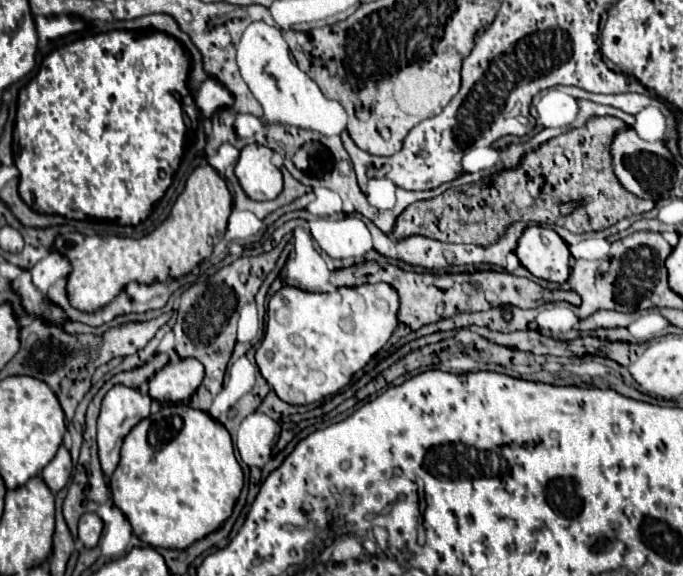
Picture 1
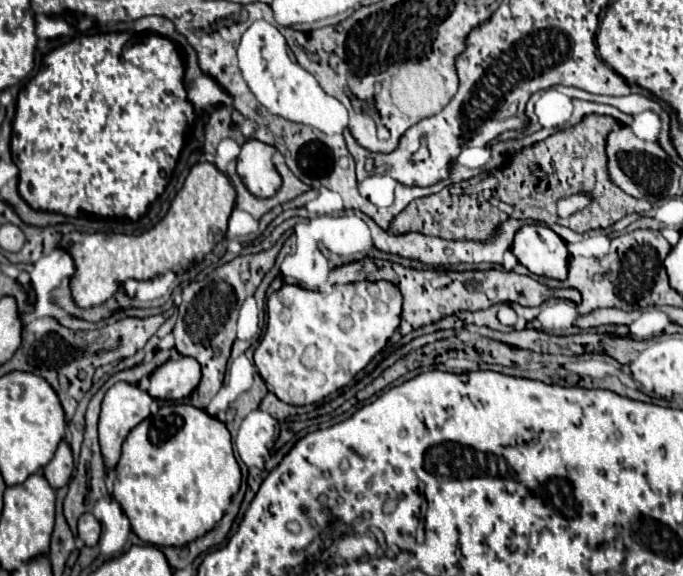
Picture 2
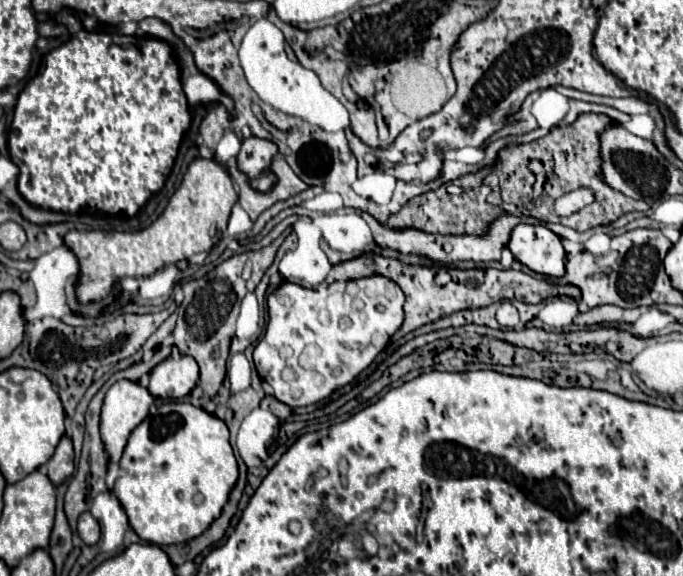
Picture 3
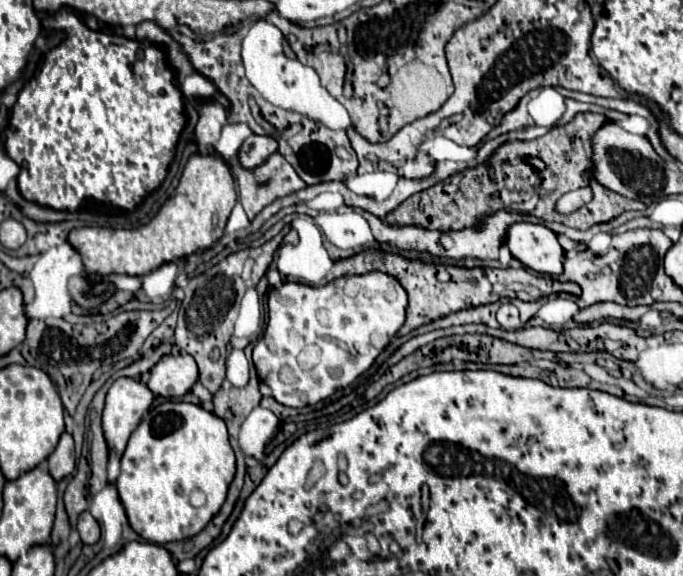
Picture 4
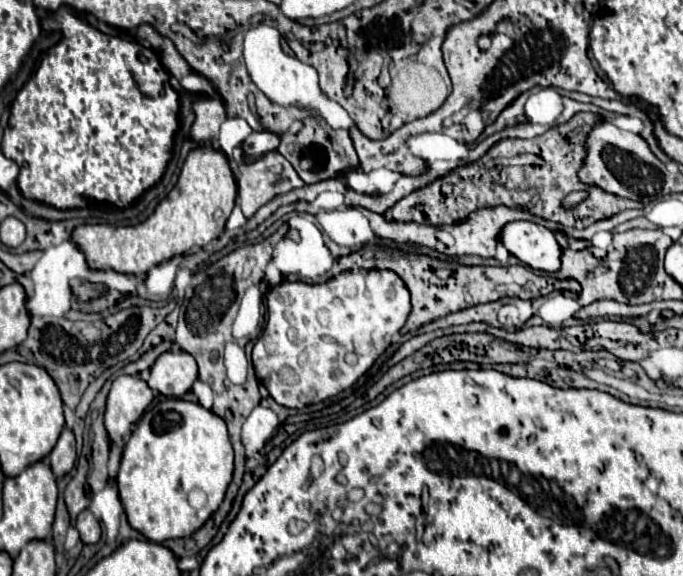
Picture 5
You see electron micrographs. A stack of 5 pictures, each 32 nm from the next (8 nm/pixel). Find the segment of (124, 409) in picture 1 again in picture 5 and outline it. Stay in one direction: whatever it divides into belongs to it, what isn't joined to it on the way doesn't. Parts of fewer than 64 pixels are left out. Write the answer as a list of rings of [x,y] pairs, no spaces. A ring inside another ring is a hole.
[[[122,374],[112,382],[108,402],[106,402],[106,430],[114,444],[122,444],[122,434],[126,434],[136,420],[146,412],[154,394],[150,386],[140,376]]]

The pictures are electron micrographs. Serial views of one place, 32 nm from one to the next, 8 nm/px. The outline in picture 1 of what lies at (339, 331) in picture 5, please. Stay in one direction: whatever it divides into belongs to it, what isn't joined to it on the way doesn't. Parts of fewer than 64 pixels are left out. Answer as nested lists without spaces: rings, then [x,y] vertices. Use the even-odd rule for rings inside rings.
[[[360,284],[358,288],[334,288],[330,292],[306,292],[294,286],[282,286],[268,302],[266,334],[256,350],[260,374],[278,398],[288,404],[300,406],[322,400],[324,396],[344,388],[352,376],[390,340],[398,326],[398,308],[398,292],[394,292],[390,284]]]

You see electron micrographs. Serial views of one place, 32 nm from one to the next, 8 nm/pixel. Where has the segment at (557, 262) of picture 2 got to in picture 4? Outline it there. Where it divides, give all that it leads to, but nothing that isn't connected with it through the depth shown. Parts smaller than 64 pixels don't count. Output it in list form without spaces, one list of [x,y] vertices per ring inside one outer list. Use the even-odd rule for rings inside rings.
[[[516,222],[506,230],[504,244],[512,256],[534,272],[560,274],[564,250],[552,230],[542,224]]]

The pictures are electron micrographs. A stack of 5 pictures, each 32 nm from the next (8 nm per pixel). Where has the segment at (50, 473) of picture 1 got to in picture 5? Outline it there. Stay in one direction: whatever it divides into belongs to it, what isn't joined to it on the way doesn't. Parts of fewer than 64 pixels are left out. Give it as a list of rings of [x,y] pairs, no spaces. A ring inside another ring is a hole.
[[[64,428],[62,434],[60,434],[60,438],[58,438],[58,442],[56,442],[56,446],[54,446],[54,450],[48,456],[48,464],[52,466],[52,472],[56,476],[62,476],[62,474],[66,474],[66,472],[72,470],[74,462],[76,462],[74,432],[68,430],[68,428]]]

